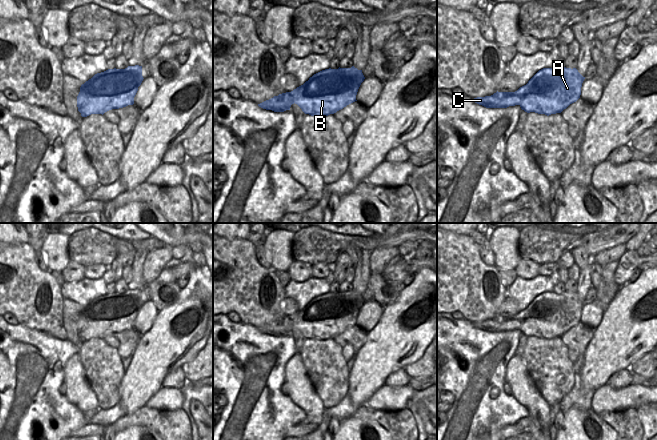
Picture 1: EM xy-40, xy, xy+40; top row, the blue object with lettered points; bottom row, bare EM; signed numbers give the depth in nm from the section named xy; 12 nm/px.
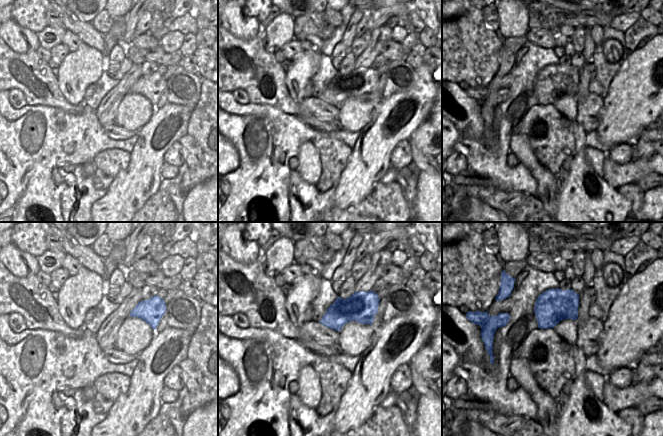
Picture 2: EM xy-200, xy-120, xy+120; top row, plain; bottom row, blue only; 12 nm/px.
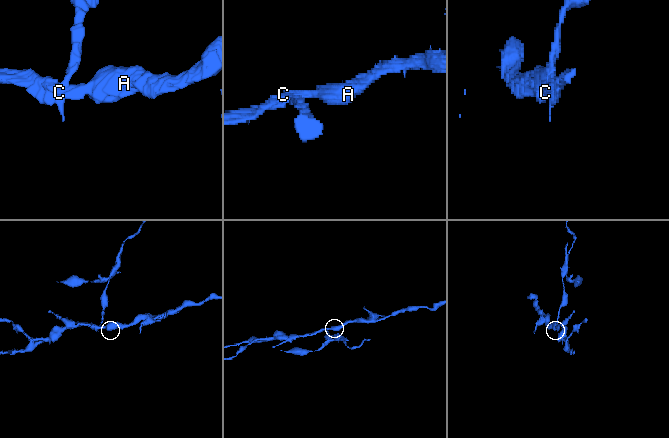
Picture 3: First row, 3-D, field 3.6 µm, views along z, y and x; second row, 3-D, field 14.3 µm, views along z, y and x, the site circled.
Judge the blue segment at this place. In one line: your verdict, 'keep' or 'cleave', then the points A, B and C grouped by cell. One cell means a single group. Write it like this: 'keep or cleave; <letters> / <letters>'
cleave; A B / C

